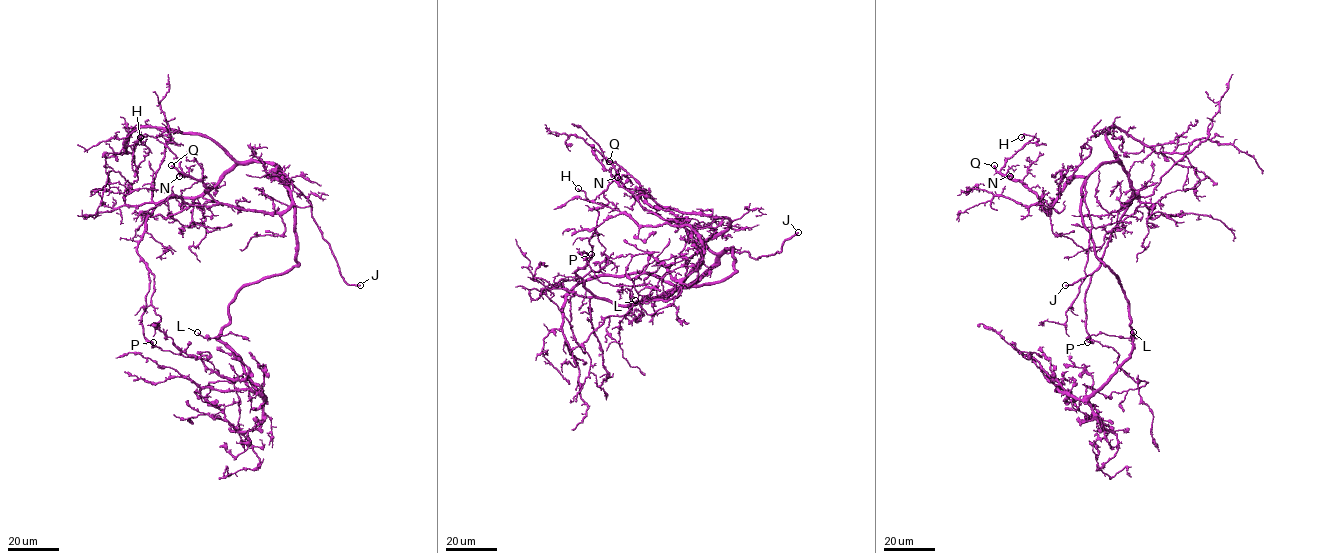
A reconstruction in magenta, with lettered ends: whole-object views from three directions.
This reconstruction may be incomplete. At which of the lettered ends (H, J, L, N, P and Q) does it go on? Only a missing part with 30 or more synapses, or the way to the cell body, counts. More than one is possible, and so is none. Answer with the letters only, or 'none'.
J, P, Q

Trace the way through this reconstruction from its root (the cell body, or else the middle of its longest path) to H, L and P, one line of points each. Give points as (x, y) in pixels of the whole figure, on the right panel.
H: (1082, 214), (1085, 178), (1067, 181), (1048, 212), (1032, 191), (1000, 172), (1034, 137), (1021, 137)
L: (1082, 214), (1094, 255), (1119, 278), (1128, 303), (1132, 336), (1136, 338), (1133, 332)
P: (1082, 214), (1085, 179), (1100, 164), (1119, 163), (1138, 197), (1119, 219), (1085, 295), (1087, 342)

